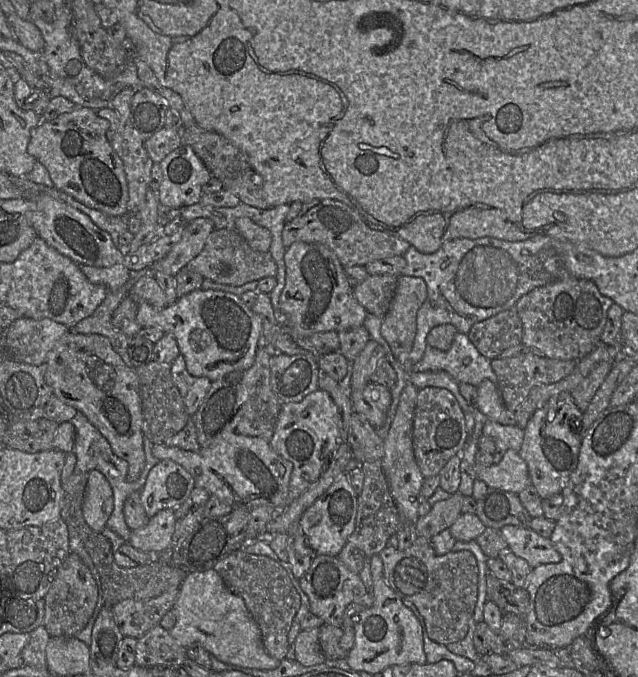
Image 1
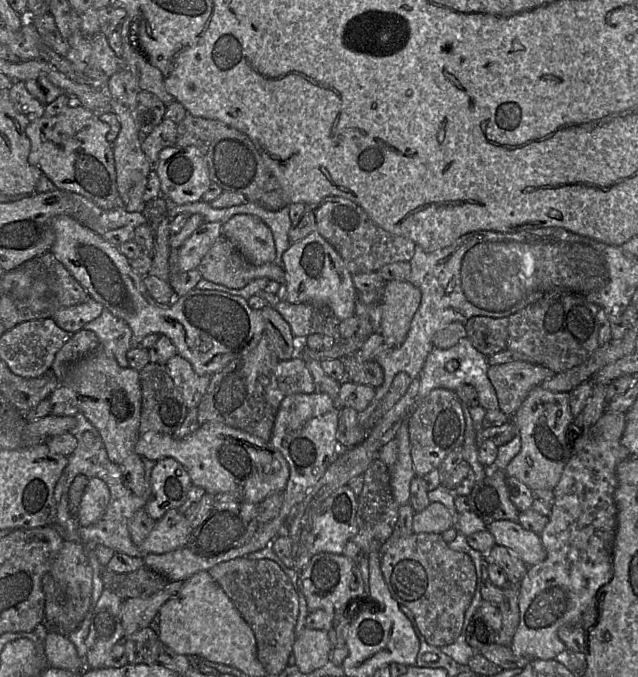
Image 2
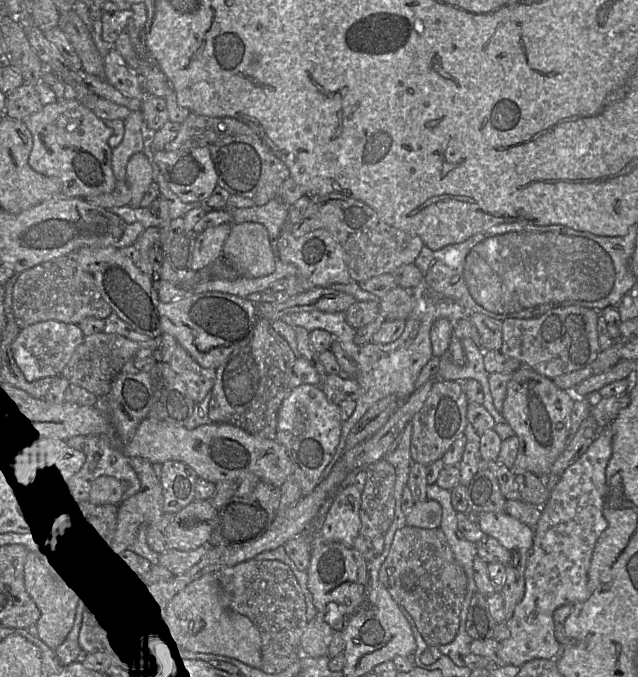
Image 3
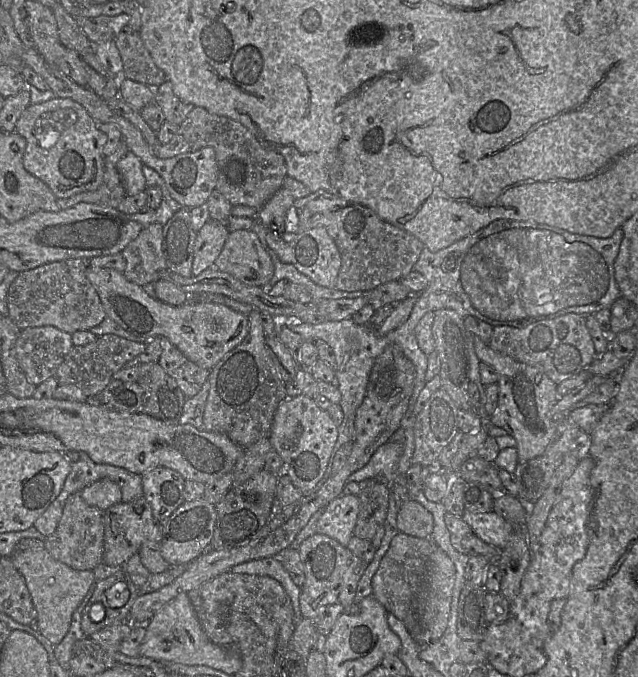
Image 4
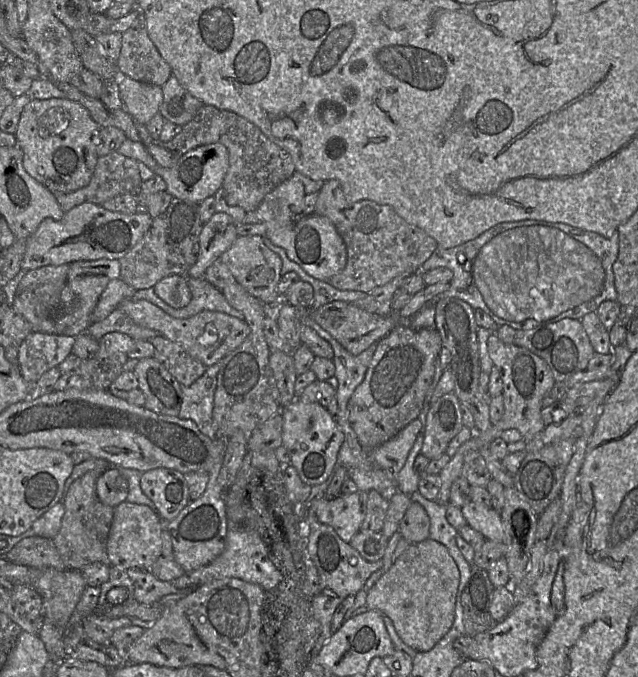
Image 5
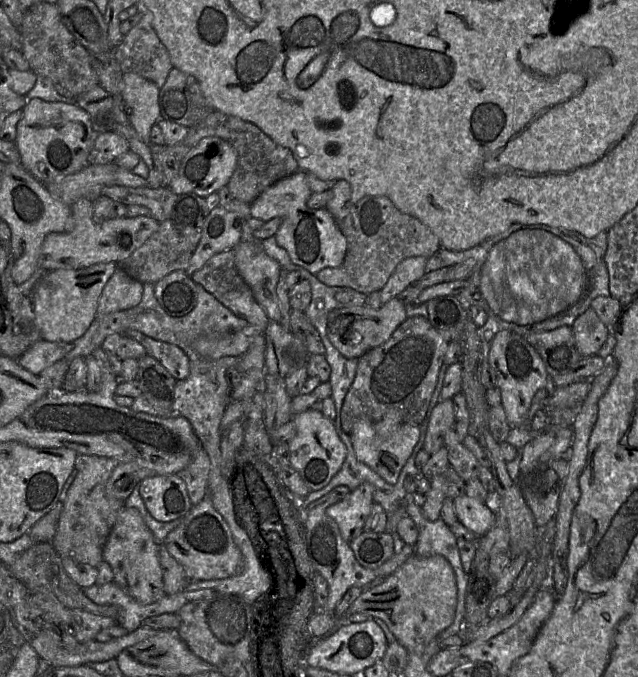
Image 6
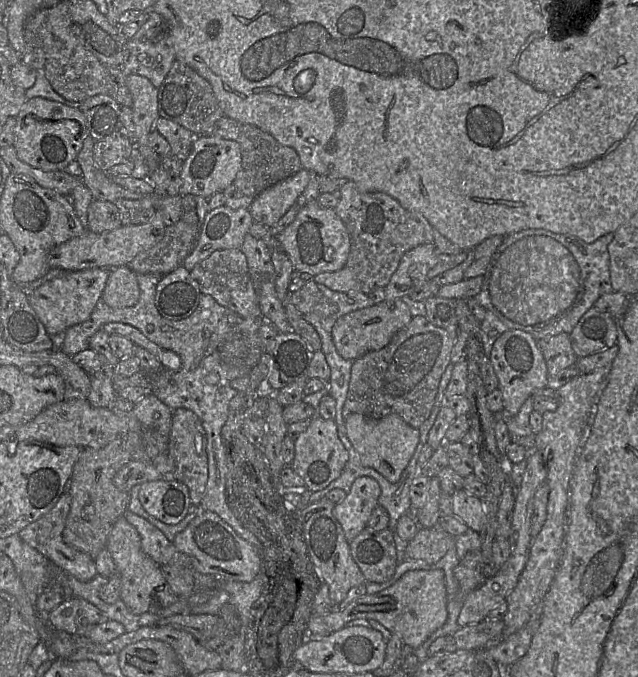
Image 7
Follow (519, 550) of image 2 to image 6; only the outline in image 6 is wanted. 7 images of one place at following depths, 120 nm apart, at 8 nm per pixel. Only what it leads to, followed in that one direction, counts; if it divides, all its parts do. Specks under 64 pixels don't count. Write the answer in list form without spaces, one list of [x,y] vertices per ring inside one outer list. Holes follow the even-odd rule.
[[[467,495],[453,499],[458,521],[478,537],[484,536],[496,523],[494,505],[482,503]]]

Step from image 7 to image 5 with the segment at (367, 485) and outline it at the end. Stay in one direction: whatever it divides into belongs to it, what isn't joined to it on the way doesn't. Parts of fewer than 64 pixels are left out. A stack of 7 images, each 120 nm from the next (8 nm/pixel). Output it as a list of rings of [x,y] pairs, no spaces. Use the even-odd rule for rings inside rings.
[[[357,490],[335,498],[319,497],[307,503],[319,522],[332,527],[338,536],[349,543],[360,531],[367,508],[367,492]]]

